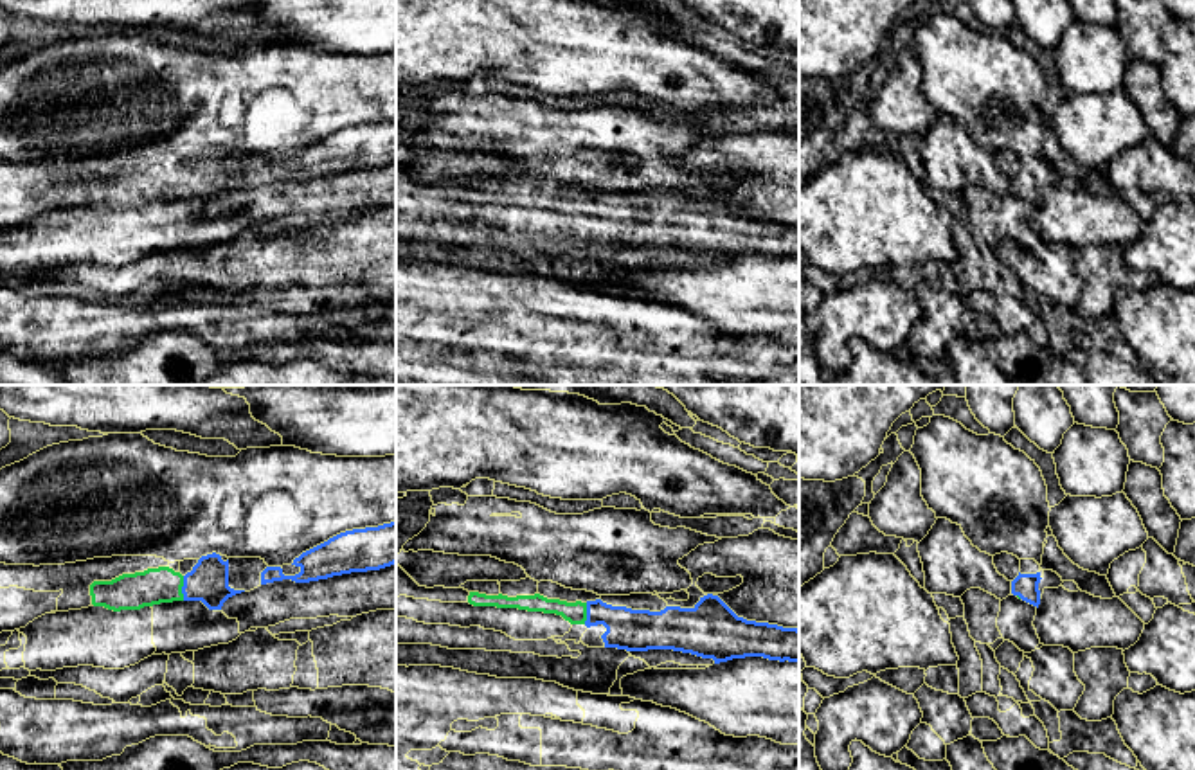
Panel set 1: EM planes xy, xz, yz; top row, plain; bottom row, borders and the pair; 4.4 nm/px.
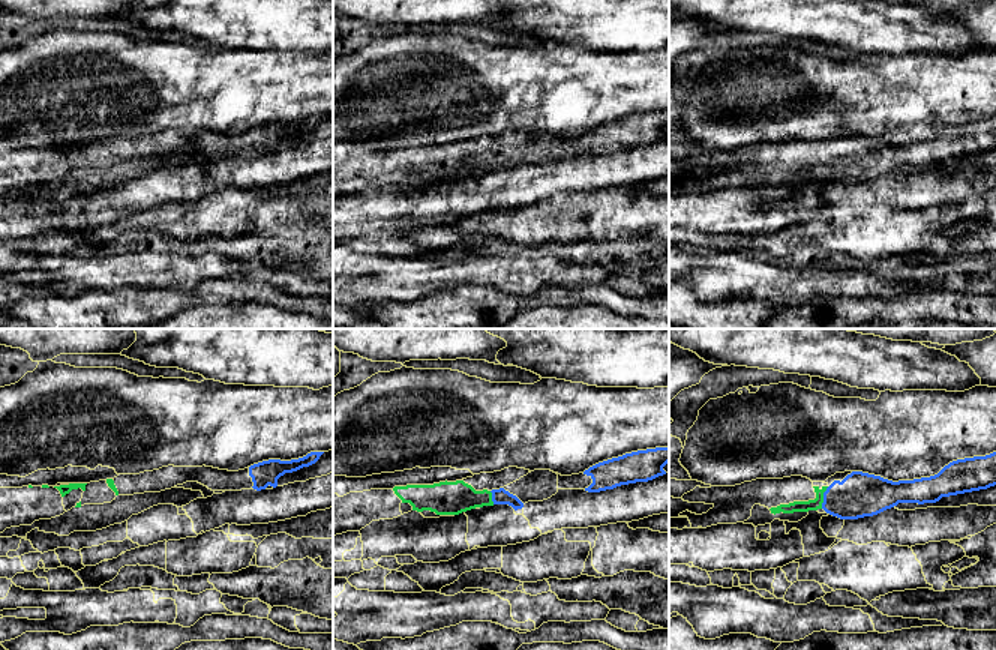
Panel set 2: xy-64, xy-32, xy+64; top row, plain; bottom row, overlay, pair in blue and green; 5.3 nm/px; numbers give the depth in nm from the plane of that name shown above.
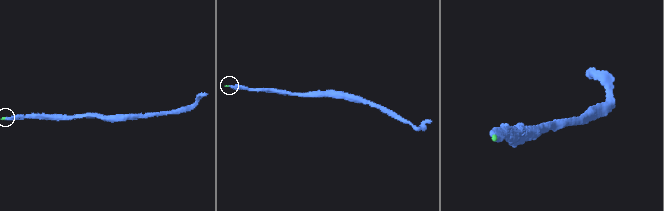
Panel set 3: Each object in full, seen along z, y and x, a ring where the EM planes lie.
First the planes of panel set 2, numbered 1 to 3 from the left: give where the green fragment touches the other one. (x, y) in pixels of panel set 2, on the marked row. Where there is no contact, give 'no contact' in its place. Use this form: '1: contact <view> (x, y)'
1: no contact
2: contact xy-32 (492, 497)
3: contact xy+64 (824, 497)

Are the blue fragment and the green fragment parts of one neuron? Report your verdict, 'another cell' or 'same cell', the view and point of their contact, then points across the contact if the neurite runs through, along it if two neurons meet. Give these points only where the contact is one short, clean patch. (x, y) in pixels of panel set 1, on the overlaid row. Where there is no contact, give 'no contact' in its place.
same cell; contact xy (182, 589); way xy (207, 581), (182, 589), (159, 585)

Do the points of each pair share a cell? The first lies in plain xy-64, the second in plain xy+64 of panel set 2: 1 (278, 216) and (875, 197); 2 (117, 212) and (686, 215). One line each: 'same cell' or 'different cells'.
1: different cells
2: same cell

